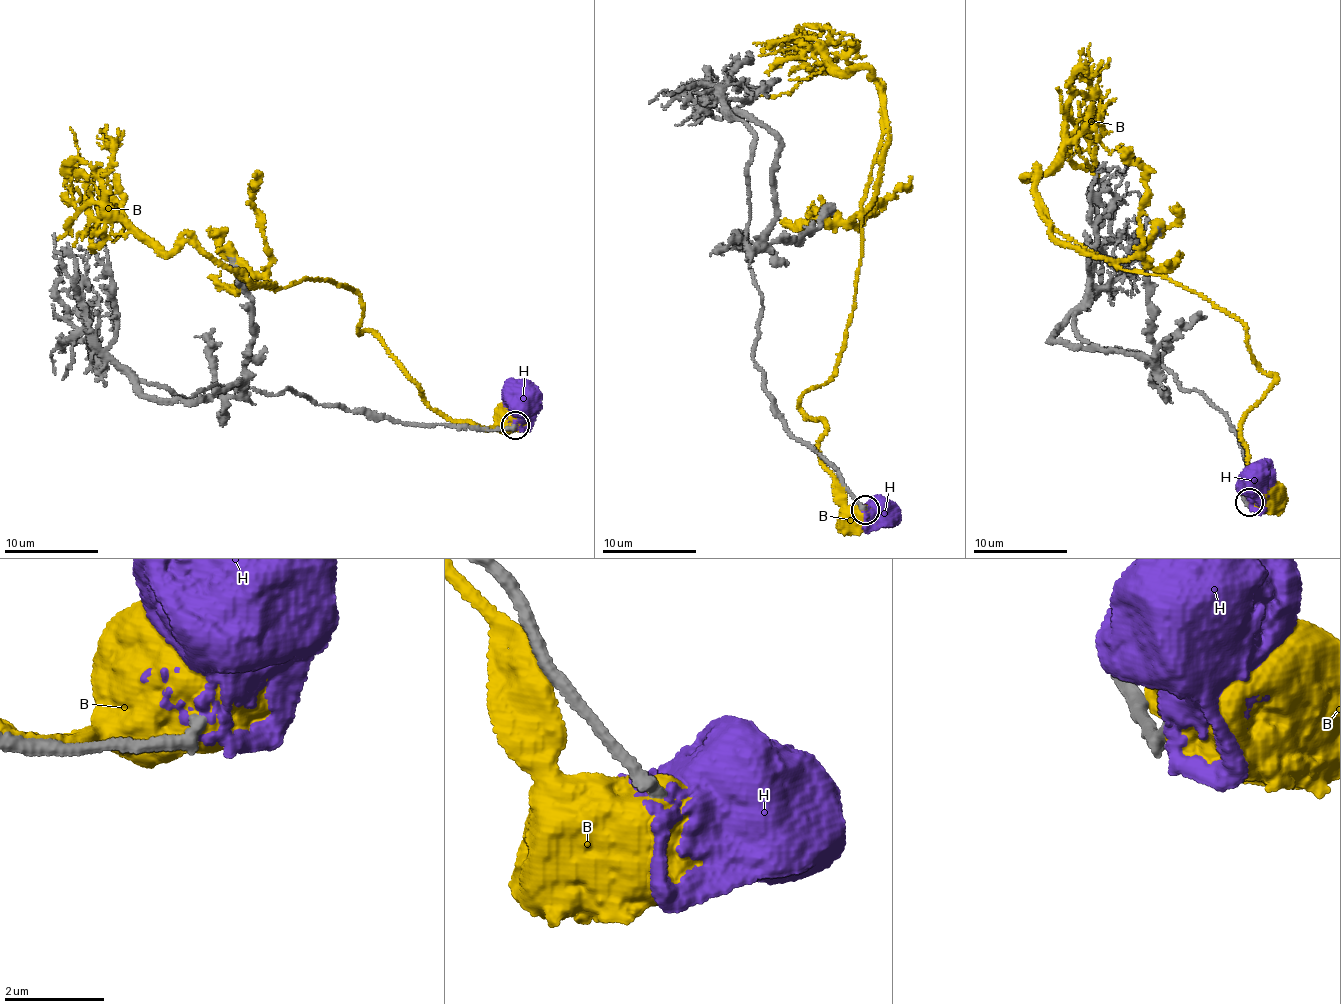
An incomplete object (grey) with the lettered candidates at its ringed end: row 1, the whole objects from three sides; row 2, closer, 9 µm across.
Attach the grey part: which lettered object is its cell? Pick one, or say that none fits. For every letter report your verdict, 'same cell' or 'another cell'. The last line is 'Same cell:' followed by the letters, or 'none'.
B: another cell
H: same cell
Same cell: H

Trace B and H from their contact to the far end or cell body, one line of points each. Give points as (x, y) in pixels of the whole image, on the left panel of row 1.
B: (514, 424), (427, 405), (358, 333), (351, 289), (269, 290), (143, 240), (107, 202), (100, 129)
H: (514, 424), (525, 397)

